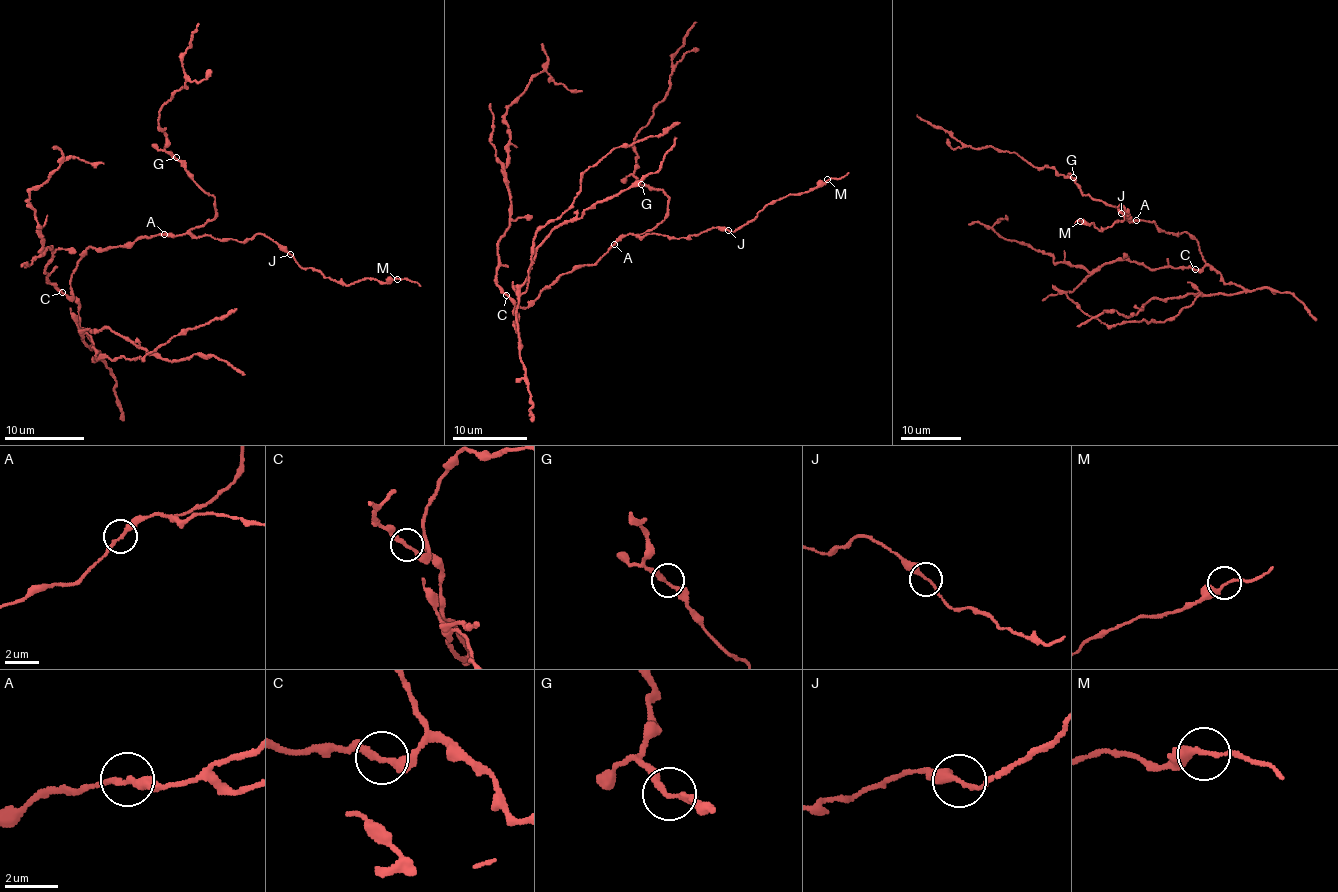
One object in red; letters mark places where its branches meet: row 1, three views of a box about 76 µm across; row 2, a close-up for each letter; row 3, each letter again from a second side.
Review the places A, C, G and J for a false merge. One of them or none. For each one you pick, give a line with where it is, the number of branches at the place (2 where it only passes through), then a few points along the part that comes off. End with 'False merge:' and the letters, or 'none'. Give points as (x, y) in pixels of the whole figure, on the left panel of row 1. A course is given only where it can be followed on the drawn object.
False merge: none

